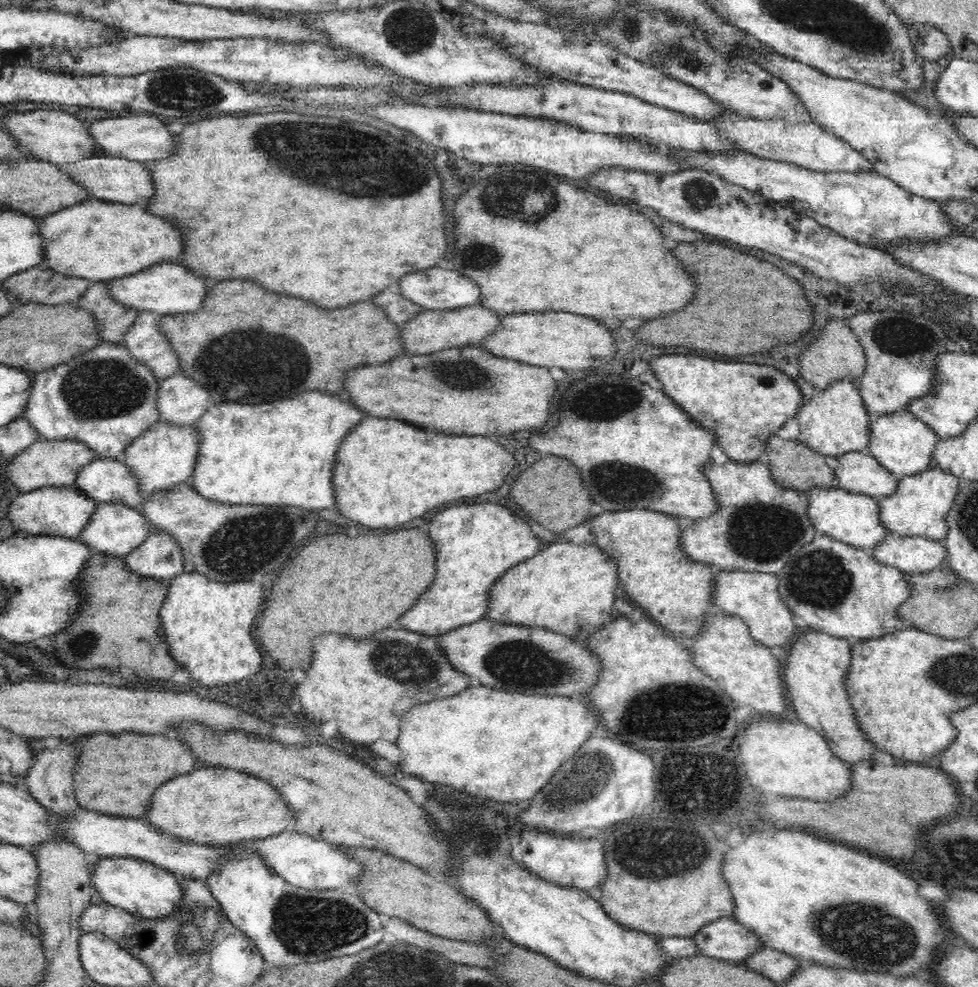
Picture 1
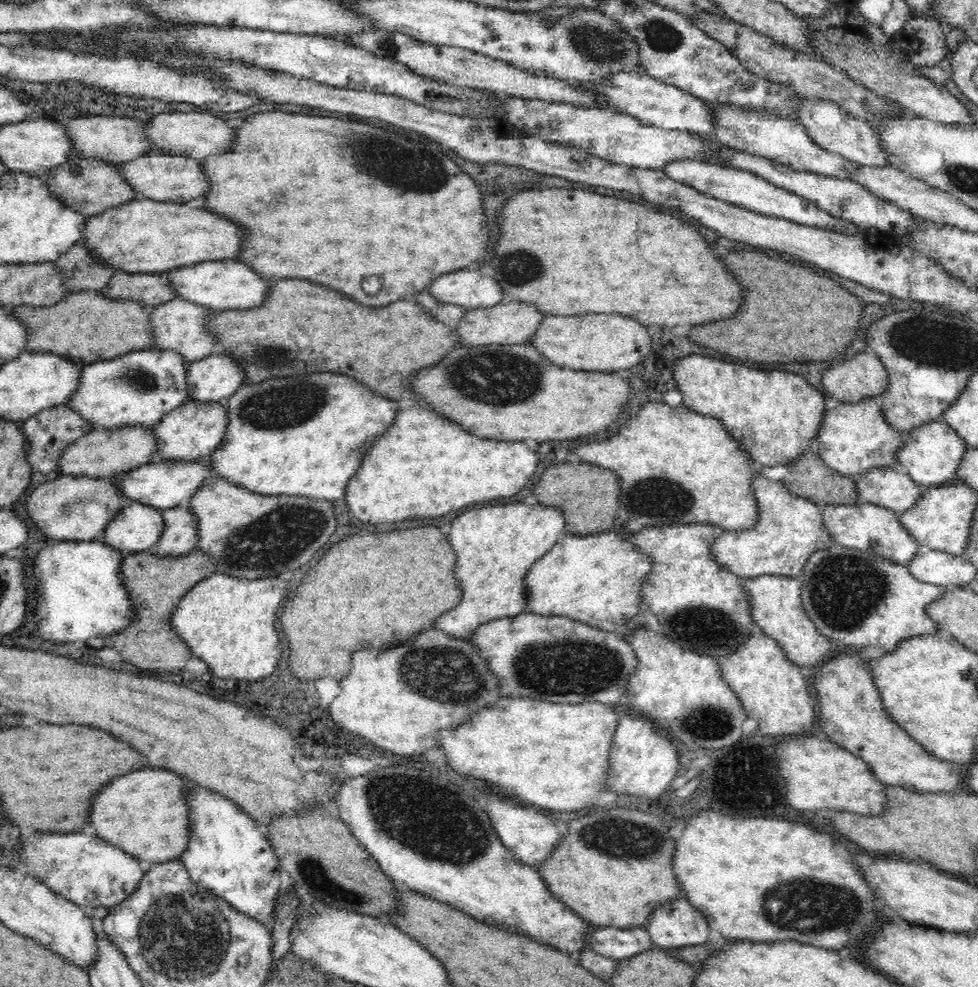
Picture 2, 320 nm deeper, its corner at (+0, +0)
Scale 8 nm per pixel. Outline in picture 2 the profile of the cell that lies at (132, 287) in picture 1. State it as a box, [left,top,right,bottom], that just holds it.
[168,260,270,314]

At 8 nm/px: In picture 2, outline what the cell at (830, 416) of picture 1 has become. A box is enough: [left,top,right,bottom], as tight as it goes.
[817,397,908,478]

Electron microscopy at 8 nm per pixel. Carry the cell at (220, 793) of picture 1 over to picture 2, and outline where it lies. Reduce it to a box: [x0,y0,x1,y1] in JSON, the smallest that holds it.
[86,769,191,872]

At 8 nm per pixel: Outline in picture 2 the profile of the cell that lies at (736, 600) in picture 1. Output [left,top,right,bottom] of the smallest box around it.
[744,575,844,669]

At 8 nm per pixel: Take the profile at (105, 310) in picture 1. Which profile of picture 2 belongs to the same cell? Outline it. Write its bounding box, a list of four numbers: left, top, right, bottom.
[101,269,178,309]

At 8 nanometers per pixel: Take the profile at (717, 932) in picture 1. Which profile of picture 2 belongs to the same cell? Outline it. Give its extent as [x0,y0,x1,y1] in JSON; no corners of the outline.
[644,896,715,948]

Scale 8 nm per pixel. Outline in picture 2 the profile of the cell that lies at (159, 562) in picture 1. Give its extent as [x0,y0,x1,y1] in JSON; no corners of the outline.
[153,505,199,556]

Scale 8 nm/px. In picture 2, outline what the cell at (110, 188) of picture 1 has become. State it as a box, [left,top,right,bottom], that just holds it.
[119,152,210,204]

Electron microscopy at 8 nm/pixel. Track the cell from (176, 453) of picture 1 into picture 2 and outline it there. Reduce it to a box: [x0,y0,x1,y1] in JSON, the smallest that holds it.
[154,399,228,460]

